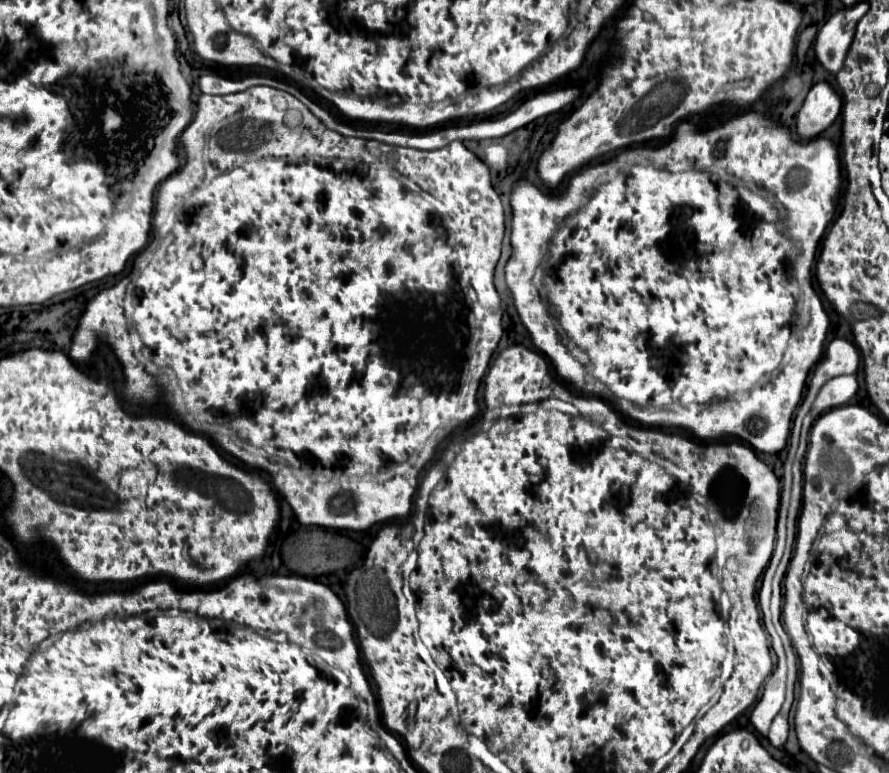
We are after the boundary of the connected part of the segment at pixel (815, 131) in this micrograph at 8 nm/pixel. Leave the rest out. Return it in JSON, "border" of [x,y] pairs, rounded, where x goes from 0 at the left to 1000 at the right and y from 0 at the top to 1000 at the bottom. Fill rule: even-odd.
{"border":[[[933,106],[917,109],[910,116],[910,122],[894,153],[899,179],[912,181],[912,179],[921,176],[926,168],[930,168],[939,158],[944,145],[946,145],[946,127],[935,114],[935,109]]]}

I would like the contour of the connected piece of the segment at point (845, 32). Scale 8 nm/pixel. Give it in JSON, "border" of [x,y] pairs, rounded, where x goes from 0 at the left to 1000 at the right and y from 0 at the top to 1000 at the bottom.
{"border":[[[966,3],[957,10],[948,10],[939,16],[919,44],[915,60],[917,72],[933,96],[942,96],[948,88],[948,78],[957,60],[962,34],[973,21],[975,13],[978,13],[975,3]]]}

